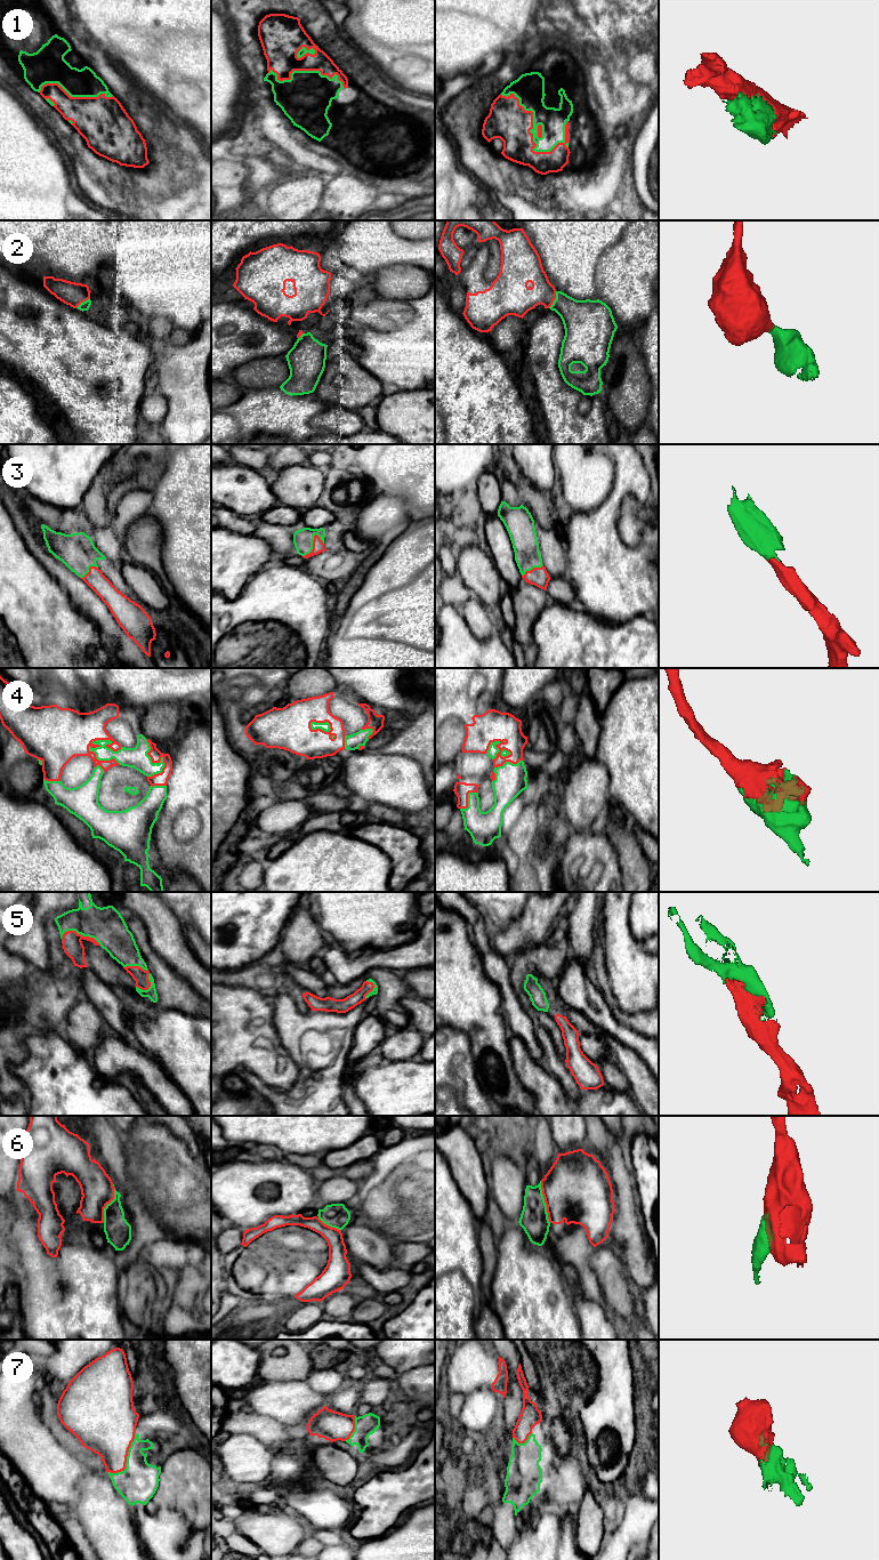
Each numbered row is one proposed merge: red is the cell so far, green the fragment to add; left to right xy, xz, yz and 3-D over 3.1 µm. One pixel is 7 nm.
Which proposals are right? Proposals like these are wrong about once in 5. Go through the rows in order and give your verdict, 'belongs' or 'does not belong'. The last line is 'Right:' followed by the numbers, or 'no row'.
1: belongs
2: belongs
3: belongs
4: belongs
5: belongs
6: does not belong
7: belongs
Right: 1, 2, 3, 4, 5, 7

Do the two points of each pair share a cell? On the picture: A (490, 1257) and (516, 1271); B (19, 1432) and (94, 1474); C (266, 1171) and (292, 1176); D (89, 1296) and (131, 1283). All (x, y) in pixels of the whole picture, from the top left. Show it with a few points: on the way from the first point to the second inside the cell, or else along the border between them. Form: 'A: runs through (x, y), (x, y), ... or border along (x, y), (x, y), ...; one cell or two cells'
A: border along (496, 1241), (496, 1271), (490, 1287); two cells
B: border along (69, 1450), (86, 1465), (77, 1484), (79, 1496); two cells
C: runs through (273, 1176), (285, 1176); one cell
D: border along (121, 1271), (121, 1310), (123, 1312); two cells

